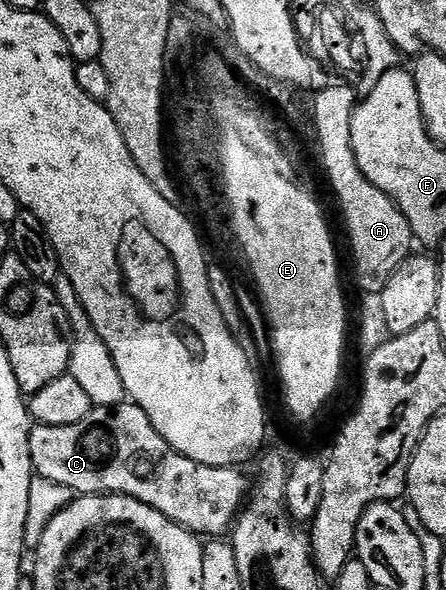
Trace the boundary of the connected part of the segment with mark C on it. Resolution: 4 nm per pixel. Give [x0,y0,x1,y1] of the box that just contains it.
[29,403,249,539]

